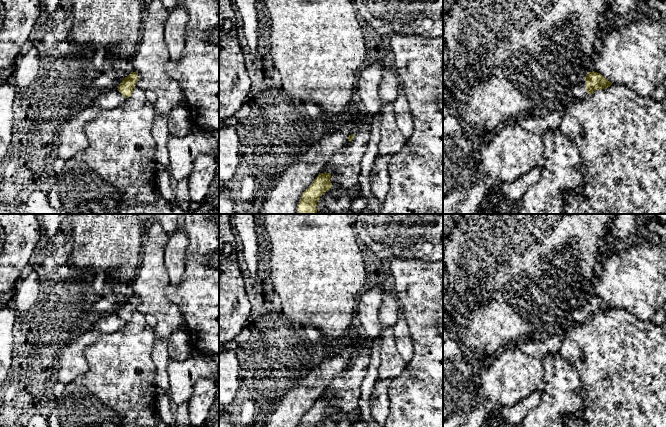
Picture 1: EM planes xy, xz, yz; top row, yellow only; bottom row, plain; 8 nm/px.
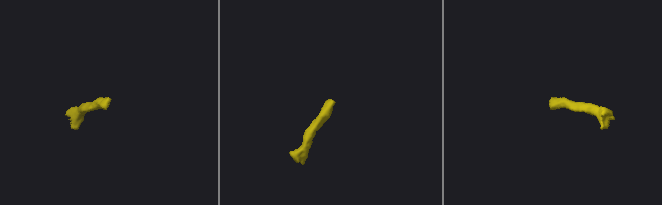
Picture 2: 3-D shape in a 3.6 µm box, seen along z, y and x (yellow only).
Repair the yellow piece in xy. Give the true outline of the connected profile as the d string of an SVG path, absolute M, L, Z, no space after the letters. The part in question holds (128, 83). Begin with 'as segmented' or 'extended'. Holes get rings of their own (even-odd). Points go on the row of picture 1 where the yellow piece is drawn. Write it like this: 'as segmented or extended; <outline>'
as segmented; M131 72L127 77L125 77L118 86L118 91L125 97L128 98L133 92L133 88L136 86L138 80L138 74Z

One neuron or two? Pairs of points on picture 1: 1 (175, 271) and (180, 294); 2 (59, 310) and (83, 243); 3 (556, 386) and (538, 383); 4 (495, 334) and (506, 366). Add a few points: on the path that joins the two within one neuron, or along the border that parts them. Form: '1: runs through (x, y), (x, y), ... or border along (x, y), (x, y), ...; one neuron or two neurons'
1: border along (184, 262), (183, 277), (174, 287); two neurons
2: runs through (62, 293), (83, 260); one neuron
3: border along (544, 360), (544, 389), (541, 394); two neurons
4: border along (513, 342), (506, 345), (488, 366); two neurons

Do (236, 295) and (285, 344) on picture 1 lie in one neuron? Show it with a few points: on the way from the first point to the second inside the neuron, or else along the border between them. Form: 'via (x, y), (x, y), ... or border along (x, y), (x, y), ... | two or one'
border along (245, 286), (250, 303), (250, 314), (241, 331) | two

